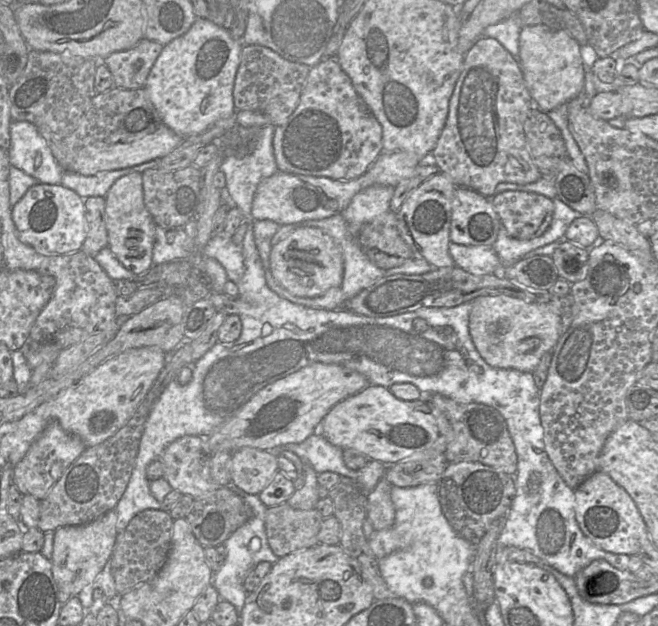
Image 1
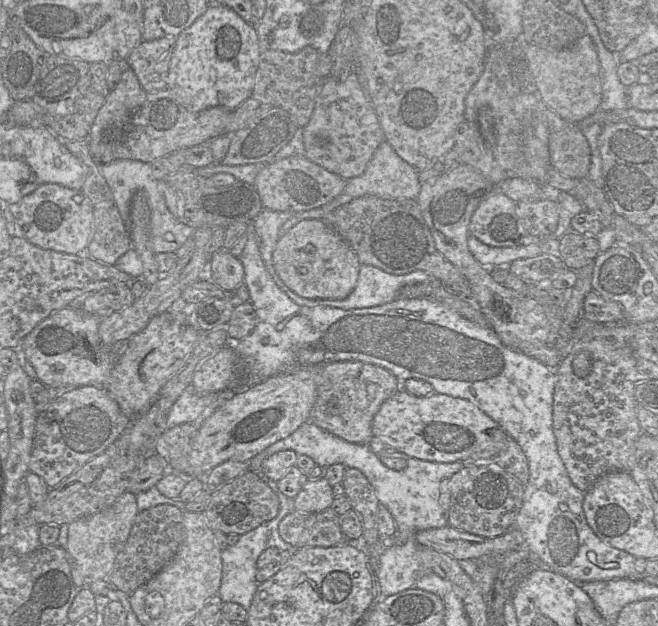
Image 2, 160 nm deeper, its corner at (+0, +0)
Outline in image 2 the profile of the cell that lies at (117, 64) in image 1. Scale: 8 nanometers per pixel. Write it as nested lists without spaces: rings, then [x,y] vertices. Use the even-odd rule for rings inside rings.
[[[167,36],[151,41],[143,40],[127,56],[128,67],[135,73],[146,93],[167,88],[167,76],[176,38]]]

